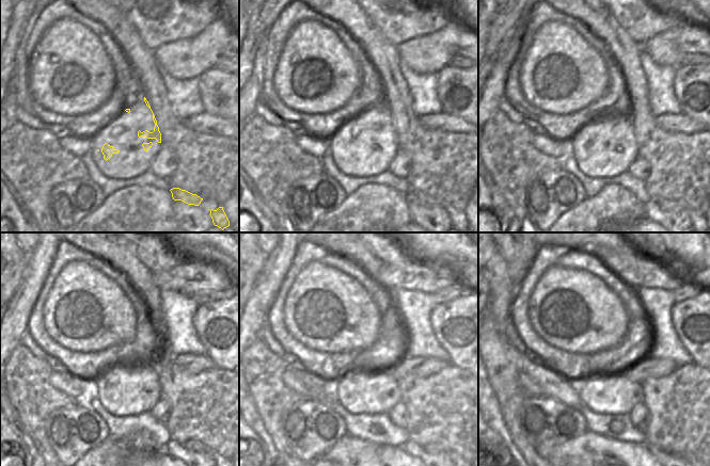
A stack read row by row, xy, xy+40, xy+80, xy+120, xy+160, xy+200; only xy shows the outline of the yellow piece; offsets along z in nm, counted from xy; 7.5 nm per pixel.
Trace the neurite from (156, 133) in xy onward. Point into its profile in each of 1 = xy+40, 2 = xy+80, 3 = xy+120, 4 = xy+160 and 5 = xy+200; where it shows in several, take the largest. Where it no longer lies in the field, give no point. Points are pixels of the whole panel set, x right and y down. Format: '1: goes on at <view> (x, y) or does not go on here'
1: goes on at xy+40 (385, 139)
2: goes on at xy+80 (624, 141)
3: goes on at xy+120 (136, 390)
4: goes on at xy+160 (375, 389)
5: goes on at xy+200 (606, 387)

